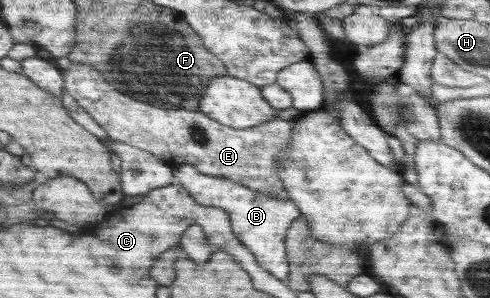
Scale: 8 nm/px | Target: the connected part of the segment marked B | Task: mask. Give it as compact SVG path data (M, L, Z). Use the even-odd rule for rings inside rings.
M192 163L173 166L173 183L181 185L201 206L215 206L230 216L233 234L256 256L263 270L285 280L289 274L286 234L293 220L301 214L291 201L241 186L227 178L207 176L198 172Z

